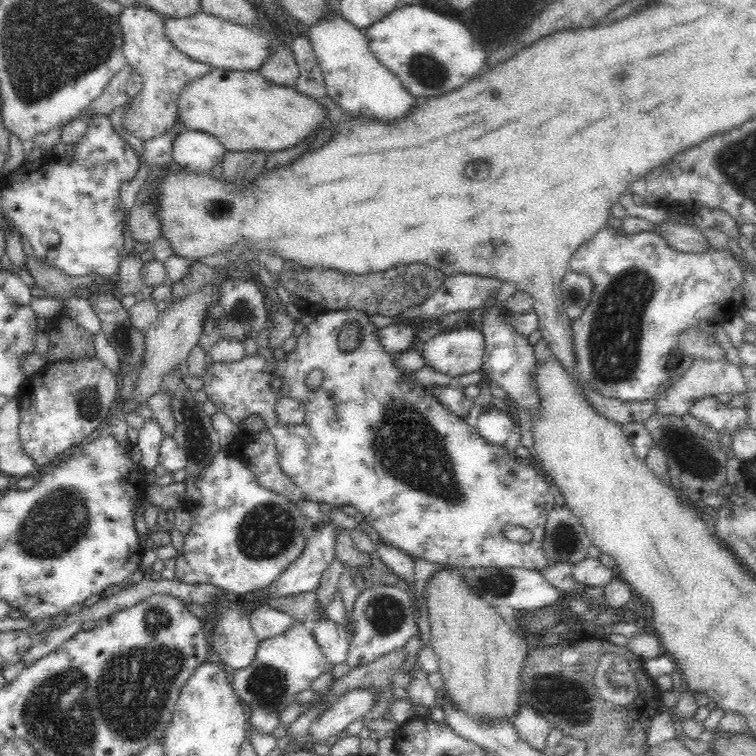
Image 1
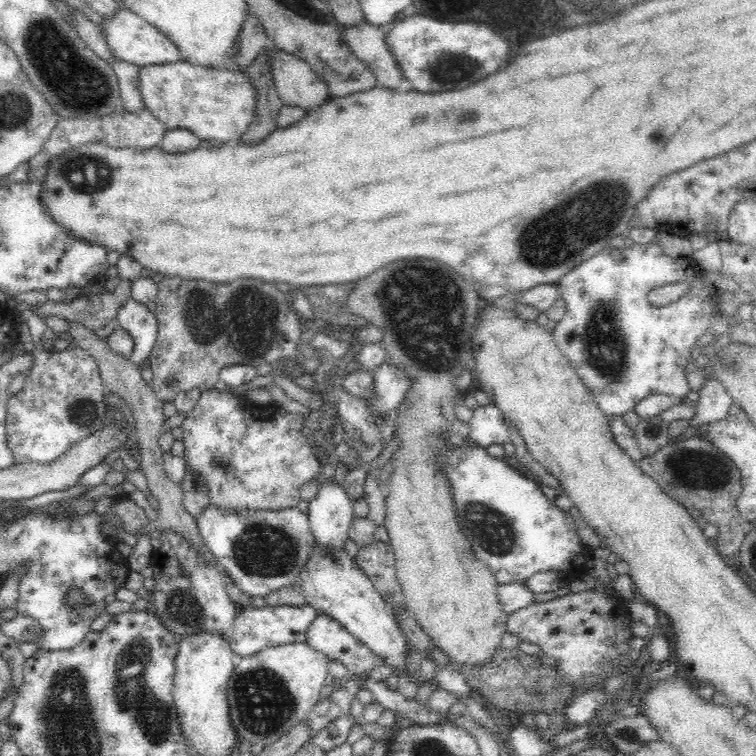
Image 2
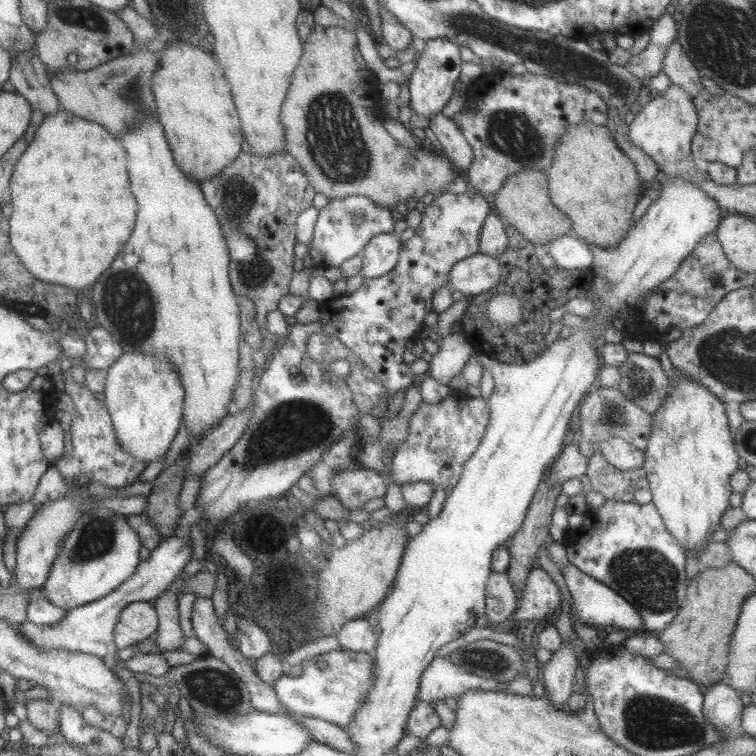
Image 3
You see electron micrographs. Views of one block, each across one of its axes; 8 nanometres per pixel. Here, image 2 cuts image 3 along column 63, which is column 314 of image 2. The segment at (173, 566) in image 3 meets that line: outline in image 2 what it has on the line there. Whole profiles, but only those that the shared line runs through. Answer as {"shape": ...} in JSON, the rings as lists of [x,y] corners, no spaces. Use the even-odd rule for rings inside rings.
{"shape":[[[316,613],[307,630],[305,642],[310,648],[345,664],[350,674],[366,676],[384,666],[386,659],[350,634],[338,621],[324,613]]]}

